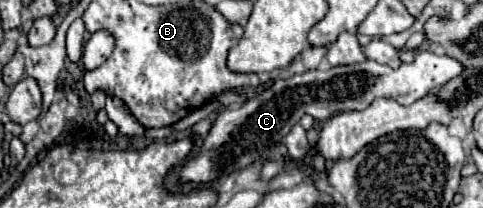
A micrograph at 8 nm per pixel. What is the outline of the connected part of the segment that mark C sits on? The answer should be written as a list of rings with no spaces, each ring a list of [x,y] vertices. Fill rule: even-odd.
[[[418,51],[412,63],[402,63],[398,69],[388,65],[380,65],[376,61],[362,61],[358,65],[342,65],[326,71],[314,69],[300,75],[292,75],[290,79],[276,79],[268,89],[262,89],[252,99],[248,99],[242,107],[224,109],[212,121],[208,135],[204,137],[204,145],[200,151],[184,161],[178,171],[178,181],[182,185],[214,185],[222,175],[232,175],[256,161],[262,165],[270,157],[278,157],[278,143],[288,135],[292,125],[296,125],[304,113],[312,115],[318,121],[332,117],[342,111],[358,111],[366,109],[374,99],[388,97],[408,107],[414,101],[422,99],[426,93],[446,85],[452,77],[460,75],[462,65],[448,57],[438,55],[434,51]]]

